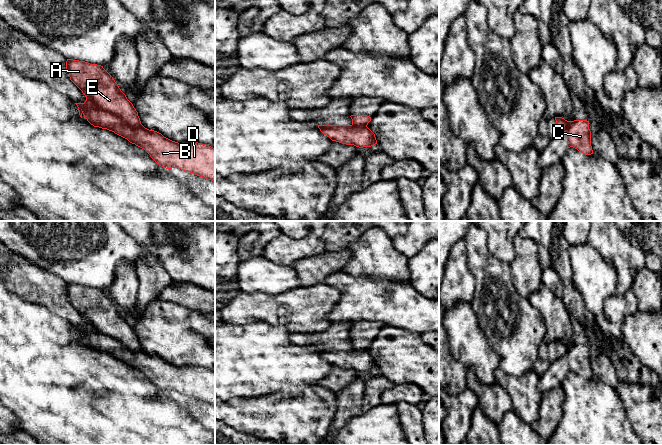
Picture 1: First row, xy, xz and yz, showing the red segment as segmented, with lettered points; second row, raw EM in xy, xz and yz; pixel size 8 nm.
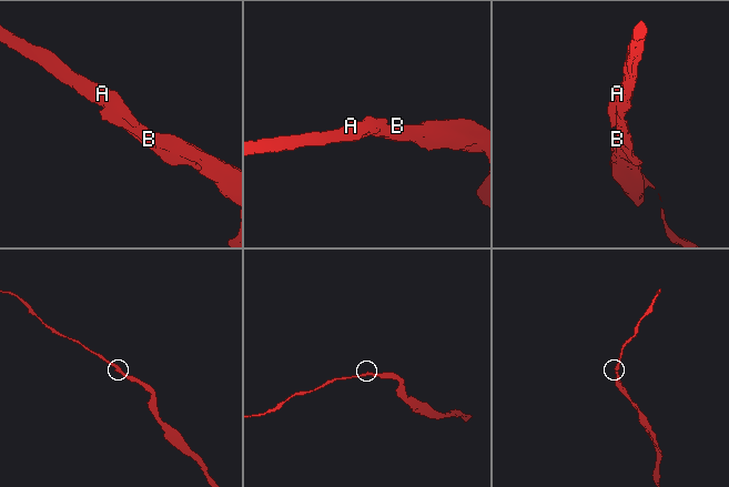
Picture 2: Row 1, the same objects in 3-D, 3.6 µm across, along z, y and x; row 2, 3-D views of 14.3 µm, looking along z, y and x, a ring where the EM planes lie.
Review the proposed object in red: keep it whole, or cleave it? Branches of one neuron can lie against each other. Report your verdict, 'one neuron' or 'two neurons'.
two neurons

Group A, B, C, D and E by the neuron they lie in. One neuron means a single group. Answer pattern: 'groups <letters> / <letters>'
groups A E / B C D

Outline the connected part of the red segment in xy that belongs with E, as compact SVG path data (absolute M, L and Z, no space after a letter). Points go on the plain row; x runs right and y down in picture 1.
M67 283L70 304L100 333L117 339L132 351L141 349L138 336L113 301L101 289Z

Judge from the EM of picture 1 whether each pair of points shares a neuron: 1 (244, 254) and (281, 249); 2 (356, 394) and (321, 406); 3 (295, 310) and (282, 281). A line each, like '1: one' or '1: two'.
1: two
2: two
3: two

